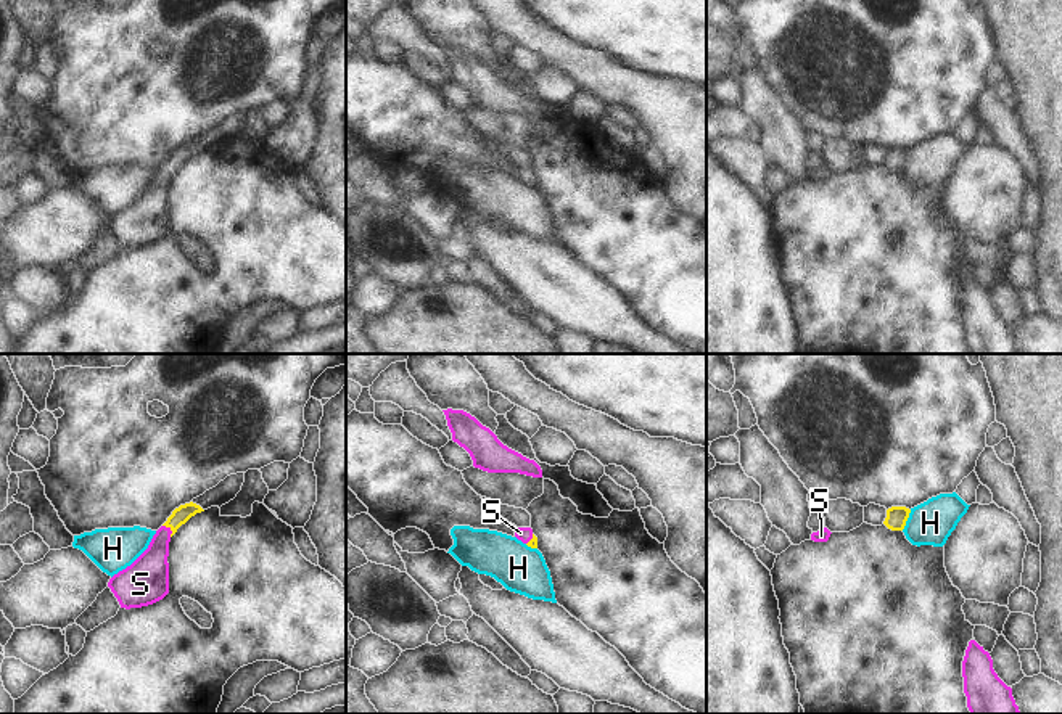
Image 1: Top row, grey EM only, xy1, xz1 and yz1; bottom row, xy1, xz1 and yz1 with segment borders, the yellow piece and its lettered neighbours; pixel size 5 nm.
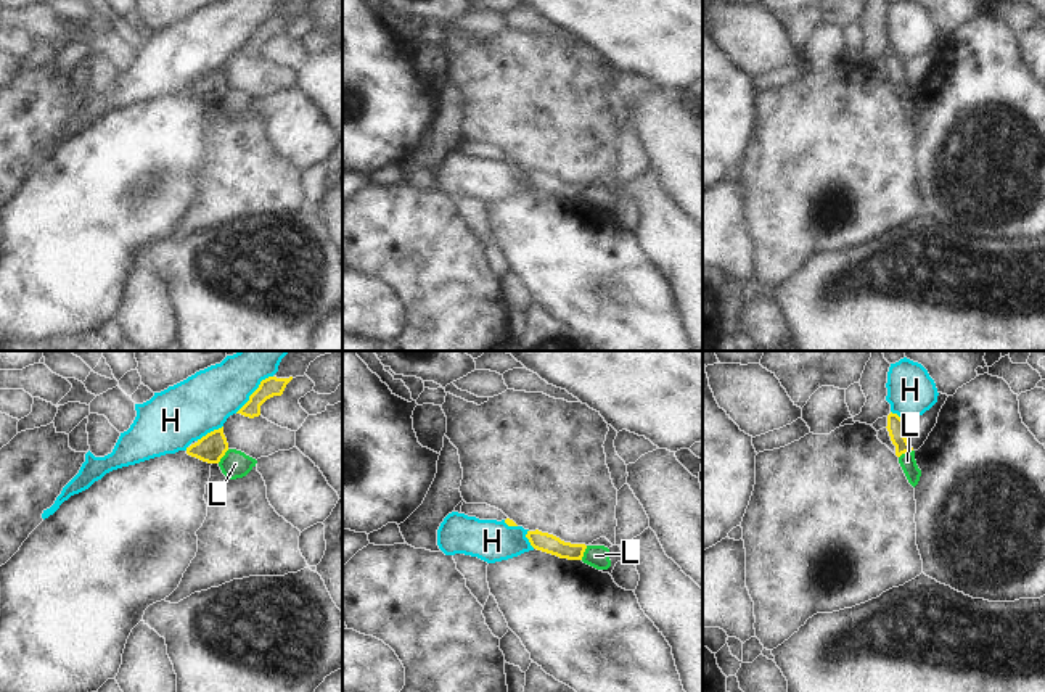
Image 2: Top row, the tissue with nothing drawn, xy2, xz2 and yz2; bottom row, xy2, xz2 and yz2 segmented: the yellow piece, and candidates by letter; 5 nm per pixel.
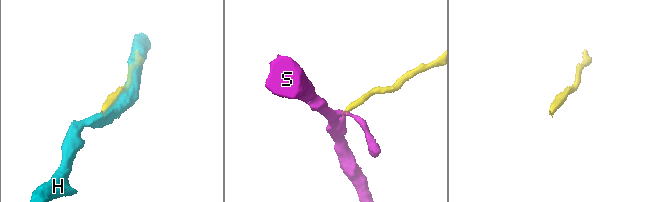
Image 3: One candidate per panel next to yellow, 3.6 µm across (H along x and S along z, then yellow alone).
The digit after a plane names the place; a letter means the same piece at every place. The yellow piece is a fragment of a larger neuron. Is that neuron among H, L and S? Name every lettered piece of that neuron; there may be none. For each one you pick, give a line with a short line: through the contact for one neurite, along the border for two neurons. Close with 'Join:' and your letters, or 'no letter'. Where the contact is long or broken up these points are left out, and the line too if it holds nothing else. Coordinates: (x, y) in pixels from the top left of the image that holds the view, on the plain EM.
S: line xy1 (181, 155), (171, 169), (160, 180), (148, 213)
Join: S

